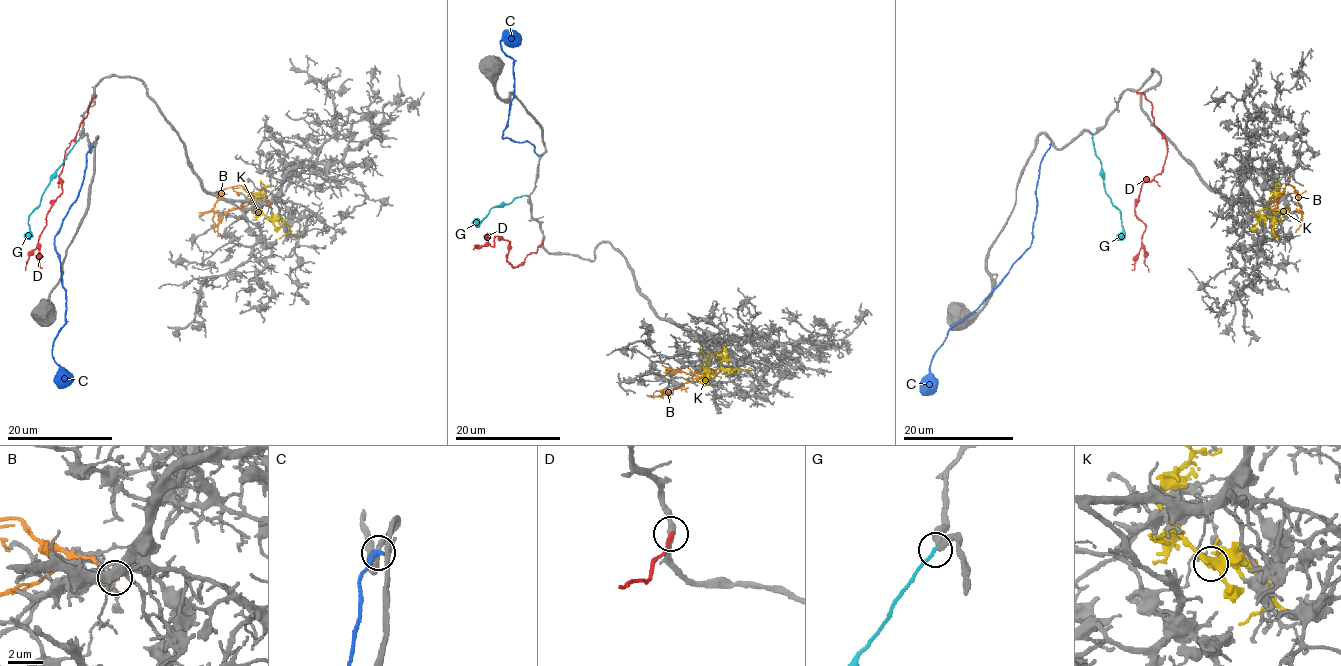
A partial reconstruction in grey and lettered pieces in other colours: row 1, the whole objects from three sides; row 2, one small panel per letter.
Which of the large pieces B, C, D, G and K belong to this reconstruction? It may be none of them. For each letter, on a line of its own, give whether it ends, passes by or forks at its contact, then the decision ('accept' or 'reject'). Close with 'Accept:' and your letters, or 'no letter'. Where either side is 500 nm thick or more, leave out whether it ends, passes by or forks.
B: it ends | reject
C: it ends | reject
D: it ends | reject
G: it ends | reject
K: it forks | reject
Accept: no letter

